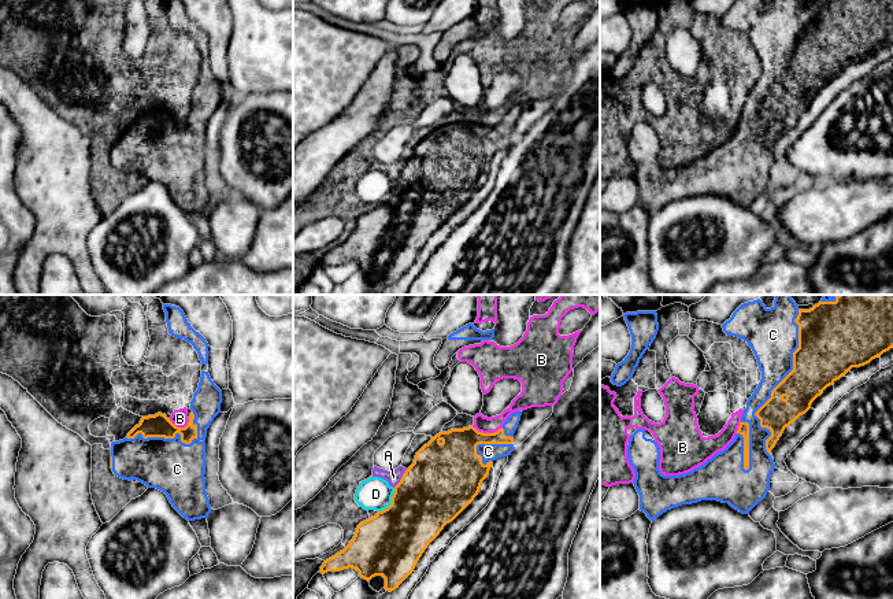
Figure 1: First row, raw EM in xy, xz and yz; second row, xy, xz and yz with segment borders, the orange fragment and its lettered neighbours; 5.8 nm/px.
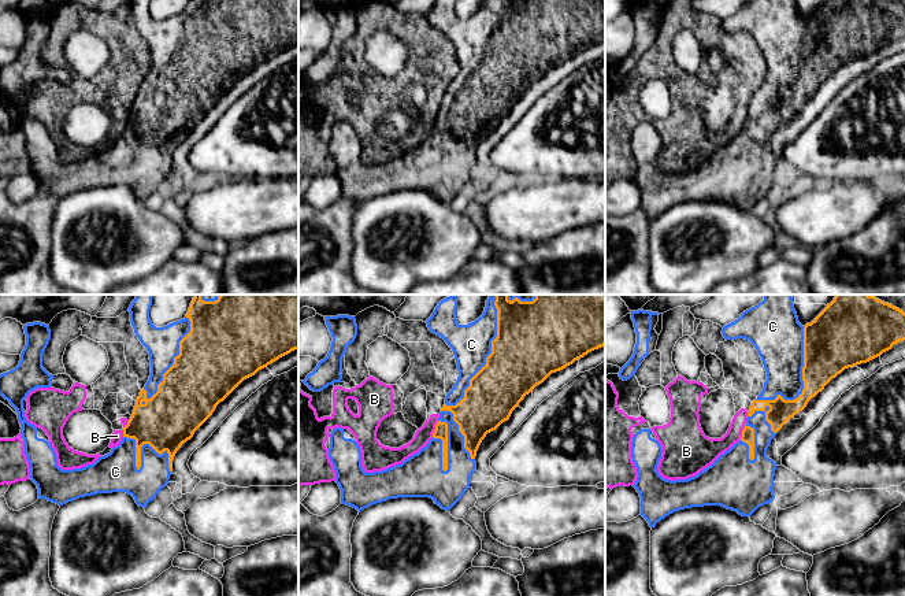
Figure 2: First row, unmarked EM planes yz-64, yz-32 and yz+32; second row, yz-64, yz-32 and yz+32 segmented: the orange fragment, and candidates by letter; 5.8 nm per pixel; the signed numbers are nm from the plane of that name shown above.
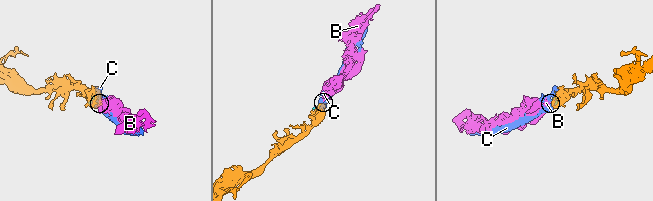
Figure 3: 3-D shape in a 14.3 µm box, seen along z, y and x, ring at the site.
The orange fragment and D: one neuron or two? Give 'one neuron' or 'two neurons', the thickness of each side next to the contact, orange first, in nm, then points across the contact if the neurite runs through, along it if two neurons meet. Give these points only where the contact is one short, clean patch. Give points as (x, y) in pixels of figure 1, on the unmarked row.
two neurons; calibres 400 and 190 nm

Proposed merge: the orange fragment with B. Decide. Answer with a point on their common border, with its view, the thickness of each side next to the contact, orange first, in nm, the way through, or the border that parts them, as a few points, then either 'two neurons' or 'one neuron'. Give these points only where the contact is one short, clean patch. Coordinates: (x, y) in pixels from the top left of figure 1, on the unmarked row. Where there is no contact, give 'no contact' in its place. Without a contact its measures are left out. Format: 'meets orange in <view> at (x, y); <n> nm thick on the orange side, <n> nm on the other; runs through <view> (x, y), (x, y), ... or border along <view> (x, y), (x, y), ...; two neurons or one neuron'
meets orange in xz at (488, 126); 280 nm thick on the orange side, 100 nm on the other; border along xz (473, 118), (482, 125), (496, 125), (501, 121); two neurons

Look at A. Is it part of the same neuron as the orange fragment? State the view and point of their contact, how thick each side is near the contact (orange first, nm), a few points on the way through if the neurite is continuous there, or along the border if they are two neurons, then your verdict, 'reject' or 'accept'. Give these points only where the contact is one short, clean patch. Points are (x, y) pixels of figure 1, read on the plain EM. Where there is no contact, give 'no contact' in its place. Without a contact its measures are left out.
xz (401, 172) | 420/90 nm | along xz (407, 162), (393, 180) | reject

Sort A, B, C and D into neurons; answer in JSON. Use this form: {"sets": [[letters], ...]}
{"sets": [["A", "B", "D"], ["C"]]}

